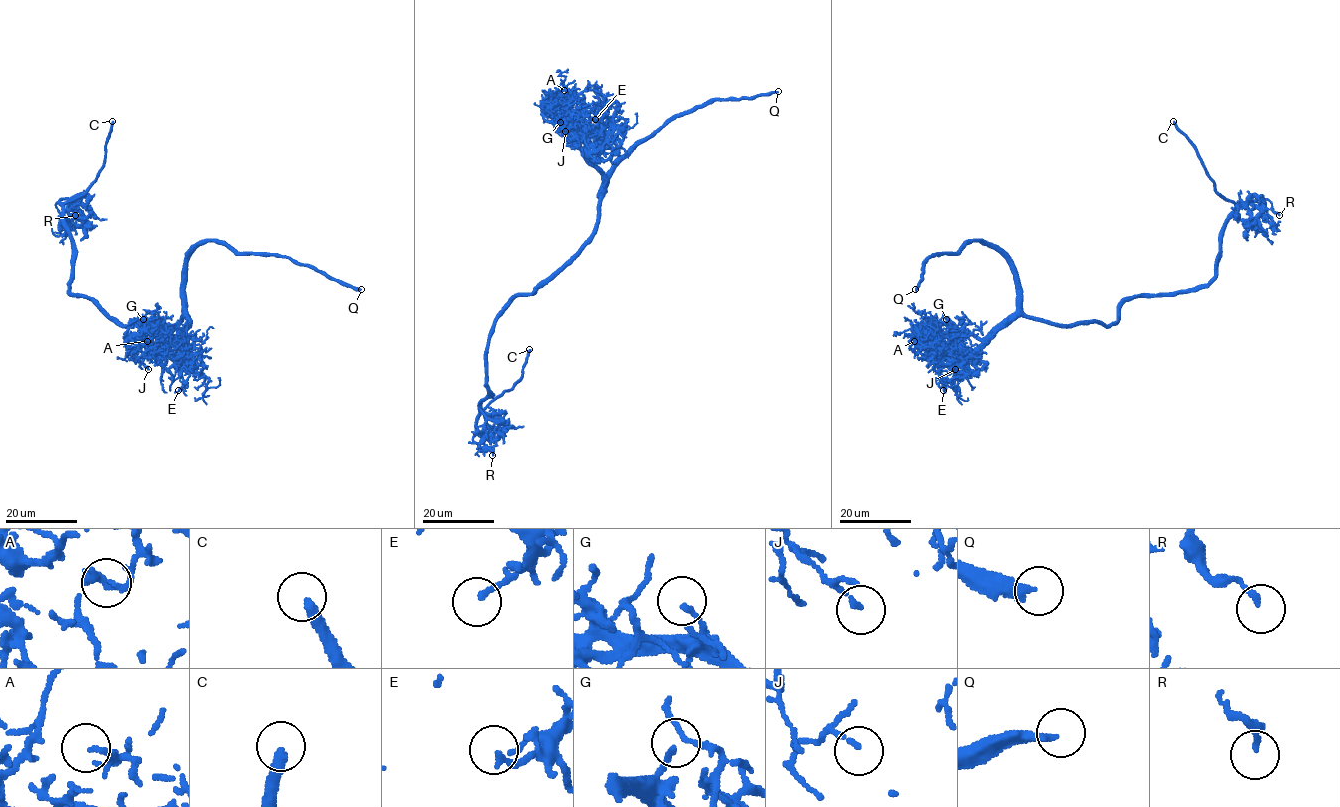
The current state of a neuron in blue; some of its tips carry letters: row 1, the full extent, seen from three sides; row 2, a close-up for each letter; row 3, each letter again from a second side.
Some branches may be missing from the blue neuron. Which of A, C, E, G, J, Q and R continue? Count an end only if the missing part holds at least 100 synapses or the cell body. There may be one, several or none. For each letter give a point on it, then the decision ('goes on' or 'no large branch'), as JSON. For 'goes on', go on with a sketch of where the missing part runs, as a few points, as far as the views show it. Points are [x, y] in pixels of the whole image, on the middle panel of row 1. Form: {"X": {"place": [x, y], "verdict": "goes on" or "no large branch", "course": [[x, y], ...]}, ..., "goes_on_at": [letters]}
{"A": {"place": [564, 90], "verdict": "no large branch"}, "C": {"place": [529, 349], "verdict": "no large branch"}, "E": {"place": [595, 119], "verdict": "no large branch"}, "G": {"place": [560, 122], "verdict": "no large branch"}, "J": {"place": [565, 131], "verdict": "no large branch"}, "Q": {"place": [778, 91], "verdict": "goes on"}, "R": {"place": [492, 455], "verdict": "no large branch"}, "goes_on_at": ["Q"]}

